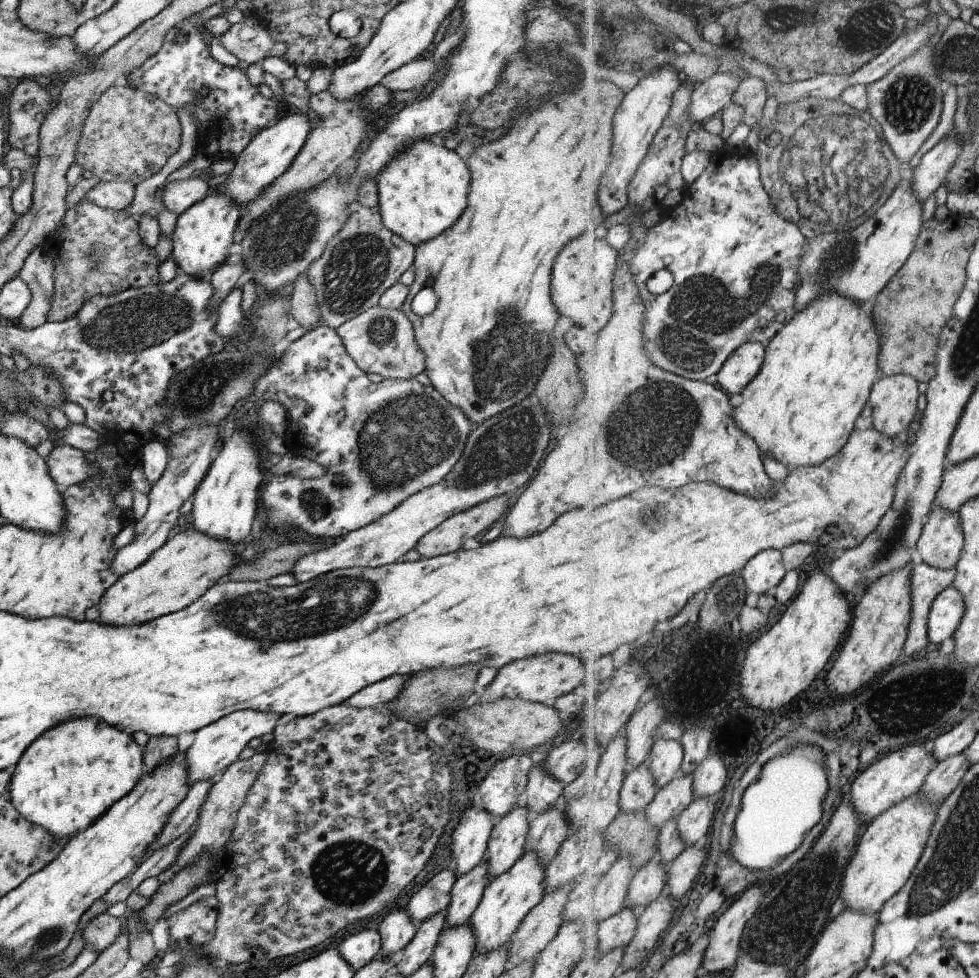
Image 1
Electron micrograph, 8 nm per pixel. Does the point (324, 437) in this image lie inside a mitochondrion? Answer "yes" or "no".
no

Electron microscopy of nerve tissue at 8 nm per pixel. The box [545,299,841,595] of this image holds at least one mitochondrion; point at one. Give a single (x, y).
(665, 418)

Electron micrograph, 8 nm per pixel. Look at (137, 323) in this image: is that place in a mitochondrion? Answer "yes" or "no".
yes

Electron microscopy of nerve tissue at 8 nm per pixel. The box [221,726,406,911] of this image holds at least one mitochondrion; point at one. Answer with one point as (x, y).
(354, 872)

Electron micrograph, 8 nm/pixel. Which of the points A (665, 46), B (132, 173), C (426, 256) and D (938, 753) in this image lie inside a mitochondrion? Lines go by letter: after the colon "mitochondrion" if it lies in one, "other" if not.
A: other
B: other
C: other
D: other

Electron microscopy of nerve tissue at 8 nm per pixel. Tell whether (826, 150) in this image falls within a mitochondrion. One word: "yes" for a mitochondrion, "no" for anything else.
yes

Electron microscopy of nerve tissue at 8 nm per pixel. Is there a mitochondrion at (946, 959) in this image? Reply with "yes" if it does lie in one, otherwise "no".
no

